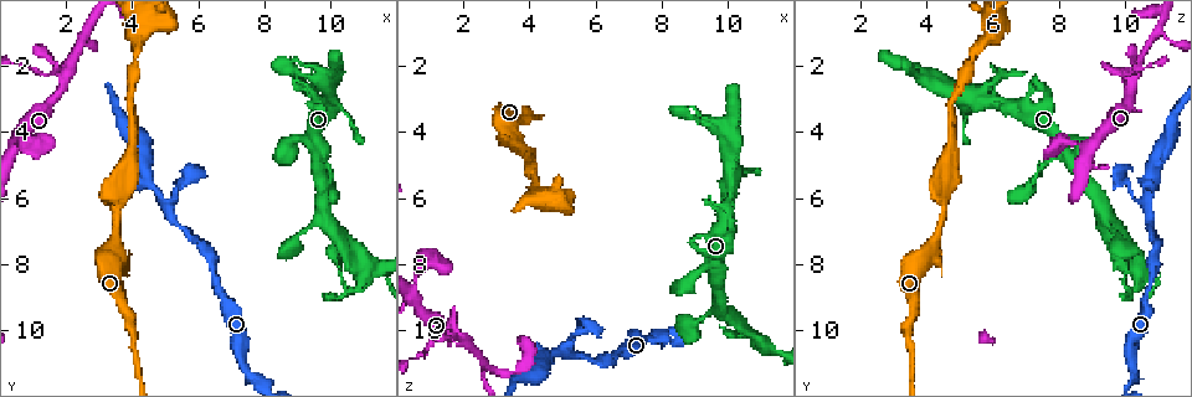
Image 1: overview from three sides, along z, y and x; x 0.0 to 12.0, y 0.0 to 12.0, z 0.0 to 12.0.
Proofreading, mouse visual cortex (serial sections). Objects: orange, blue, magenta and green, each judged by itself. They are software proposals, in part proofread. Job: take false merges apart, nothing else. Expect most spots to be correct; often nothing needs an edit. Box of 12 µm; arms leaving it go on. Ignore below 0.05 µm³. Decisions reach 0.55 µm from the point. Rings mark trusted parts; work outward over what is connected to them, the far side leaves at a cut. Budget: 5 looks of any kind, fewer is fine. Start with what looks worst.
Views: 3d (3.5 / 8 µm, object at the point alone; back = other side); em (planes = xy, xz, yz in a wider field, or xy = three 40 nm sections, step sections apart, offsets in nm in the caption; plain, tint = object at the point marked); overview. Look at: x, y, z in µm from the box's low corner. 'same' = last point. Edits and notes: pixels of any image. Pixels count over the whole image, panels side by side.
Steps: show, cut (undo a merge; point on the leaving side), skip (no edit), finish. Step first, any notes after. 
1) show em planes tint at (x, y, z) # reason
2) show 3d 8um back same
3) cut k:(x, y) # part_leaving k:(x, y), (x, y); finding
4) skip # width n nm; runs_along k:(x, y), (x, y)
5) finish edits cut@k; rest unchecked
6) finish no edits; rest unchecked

show 3d 3.5um at (2.0, 2.4, 10.3) # side arm on a straight run

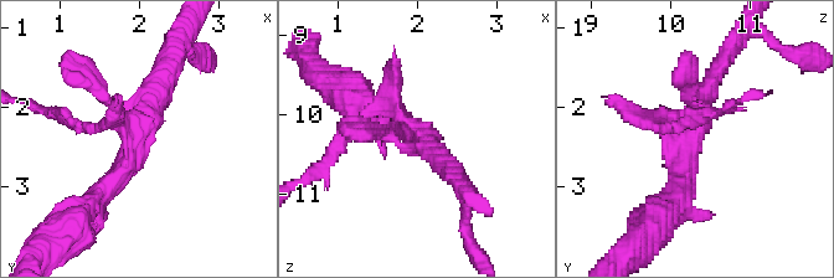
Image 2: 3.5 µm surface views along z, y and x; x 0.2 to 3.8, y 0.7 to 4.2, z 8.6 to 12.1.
show em xy step 2 tint at (2.00, 2.40, 10.20) # shape alone is not enough

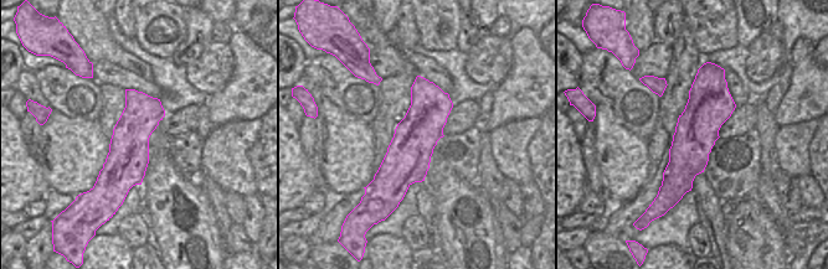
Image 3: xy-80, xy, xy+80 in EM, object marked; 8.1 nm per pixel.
show em xy step 5 tint same

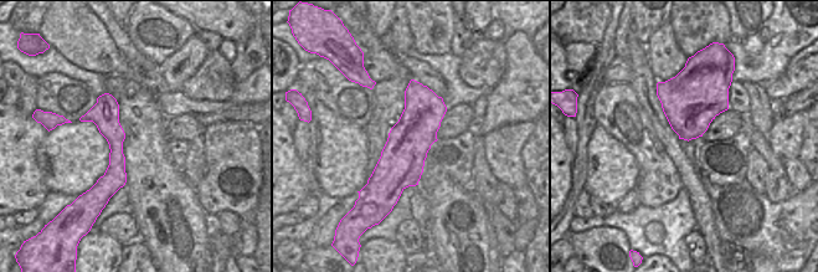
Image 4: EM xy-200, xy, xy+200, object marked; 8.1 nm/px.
skip # width 360 nm; runs_along 2:(92, 201), (123, 171), (164, 68); all the same cell

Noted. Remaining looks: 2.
show 3d 3.5um at (5.9, 5.3, 9.9) # abrupt turn

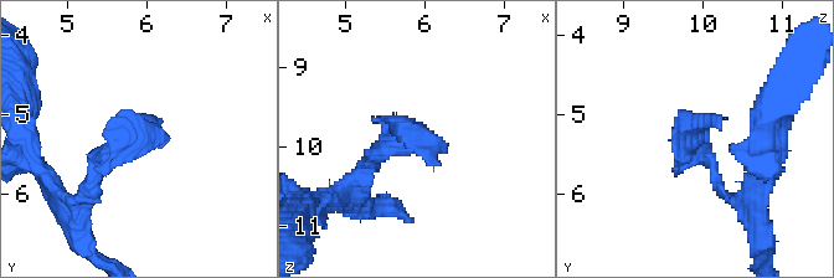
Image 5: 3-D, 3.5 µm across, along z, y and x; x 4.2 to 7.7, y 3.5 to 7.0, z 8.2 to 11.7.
skip # runs_along 5:(91, 181), (156, 119); all the same cell

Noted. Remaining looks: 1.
finish no edits; rest unchecked

